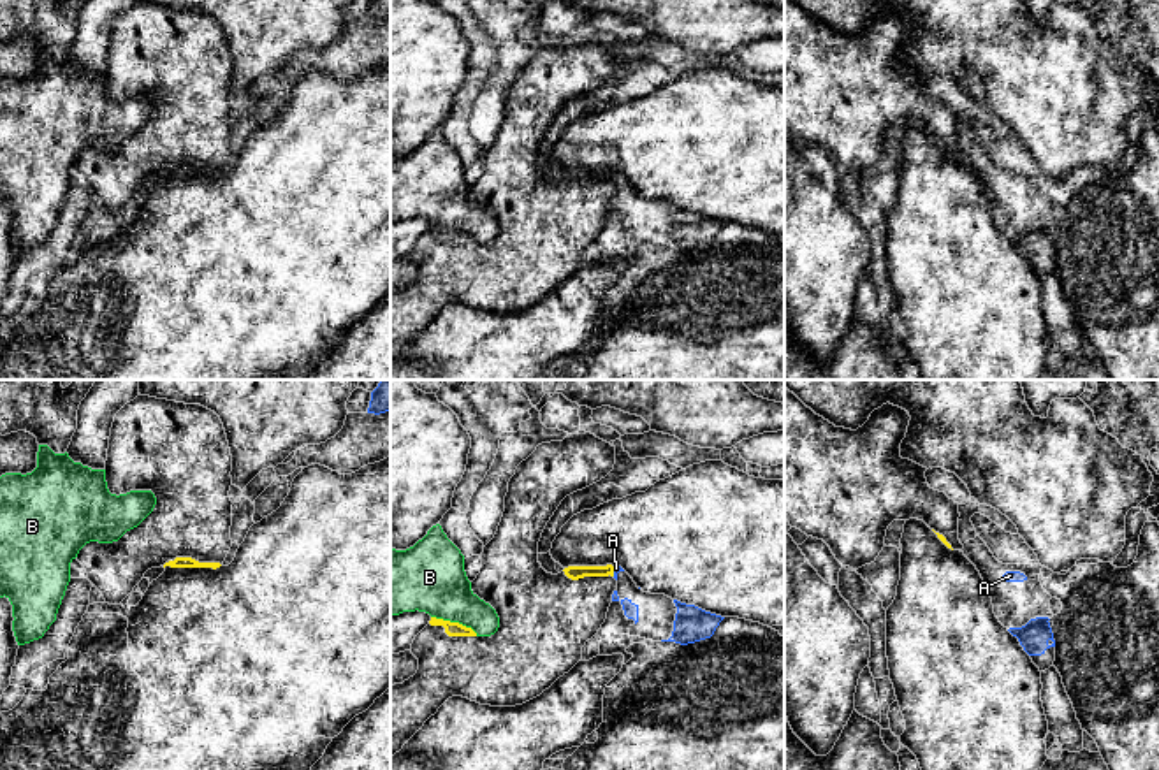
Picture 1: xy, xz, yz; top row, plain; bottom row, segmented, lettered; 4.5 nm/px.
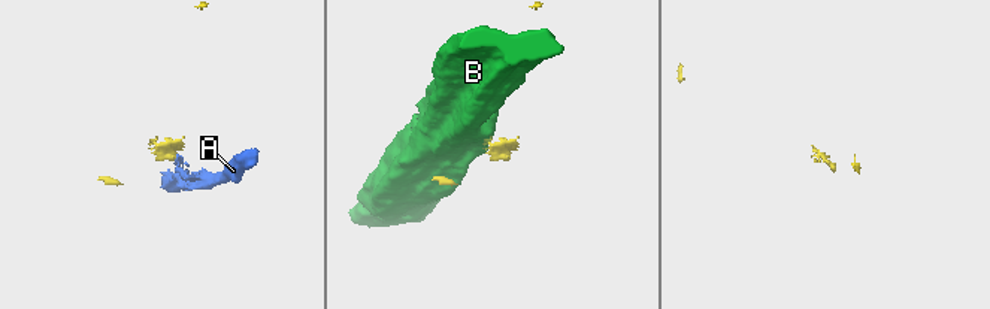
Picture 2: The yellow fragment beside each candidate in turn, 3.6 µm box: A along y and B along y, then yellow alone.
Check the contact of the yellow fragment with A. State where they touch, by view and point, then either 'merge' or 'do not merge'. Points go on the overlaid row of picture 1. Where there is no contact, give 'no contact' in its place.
contact xz (612, 572); do not merge

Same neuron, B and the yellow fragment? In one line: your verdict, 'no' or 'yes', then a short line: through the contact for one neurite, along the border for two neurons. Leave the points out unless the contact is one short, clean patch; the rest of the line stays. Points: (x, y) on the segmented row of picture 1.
no; line xz (431, 616), (458, 621), (477, 635)

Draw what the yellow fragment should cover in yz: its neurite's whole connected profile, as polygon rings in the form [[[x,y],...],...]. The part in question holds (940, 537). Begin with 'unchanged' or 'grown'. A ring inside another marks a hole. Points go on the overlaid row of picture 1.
grown | [[[784,387],[784,519],[823,540],[842,566],[874,563],[893,520],[923,520],[948,548],[964,548],[959,503],[929,487],[927,468],[900,457],[909,420],[906,410],[886,403],[856,431],[835,427]]]

